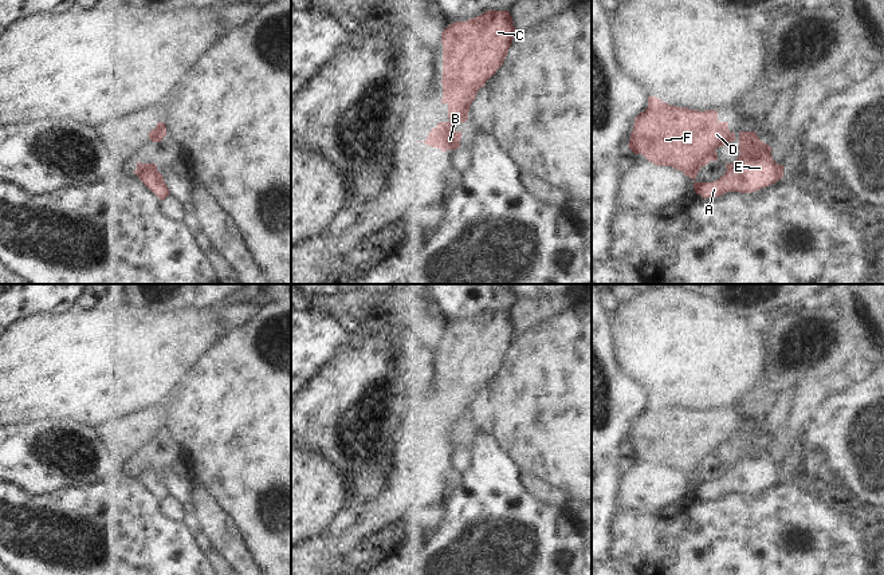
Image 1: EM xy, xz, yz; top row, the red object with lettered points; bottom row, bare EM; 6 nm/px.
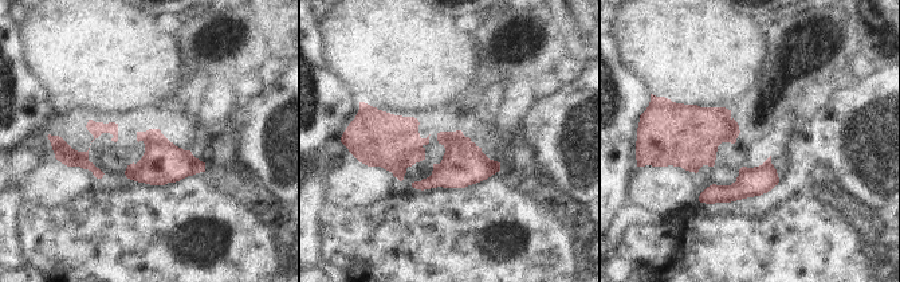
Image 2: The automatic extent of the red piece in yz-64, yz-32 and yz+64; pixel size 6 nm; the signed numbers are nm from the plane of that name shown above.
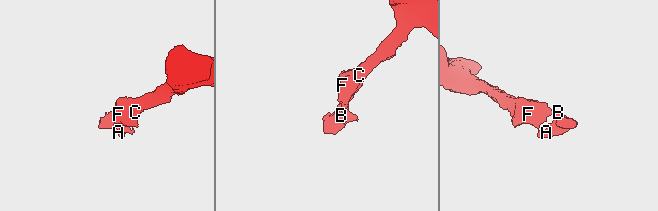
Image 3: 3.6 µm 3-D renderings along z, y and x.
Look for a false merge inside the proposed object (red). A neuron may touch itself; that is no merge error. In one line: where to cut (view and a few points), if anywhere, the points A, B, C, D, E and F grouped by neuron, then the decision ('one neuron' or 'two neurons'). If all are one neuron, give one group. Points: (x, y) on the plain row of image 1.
cut in xz along (450, 420), (456, 422); A B E / C D F; two neurons

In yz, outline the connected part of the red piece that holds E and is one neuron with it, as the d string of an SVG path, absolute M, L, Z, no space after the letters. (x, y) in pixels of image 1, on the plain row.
M739 432L739 456L726 468L726 473L714 483L695 483L696 495L708 499L727 492L751 493L783 477L783 465L773 460L771 448L755 432Z

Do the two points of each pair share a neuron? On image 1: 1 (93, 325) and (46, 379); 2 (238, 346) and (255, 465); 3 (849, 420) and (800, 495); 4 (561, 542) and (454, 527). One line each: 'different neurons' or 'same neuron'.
1: same neuron
2: same neuron
3: different neurons
4: same neuron

